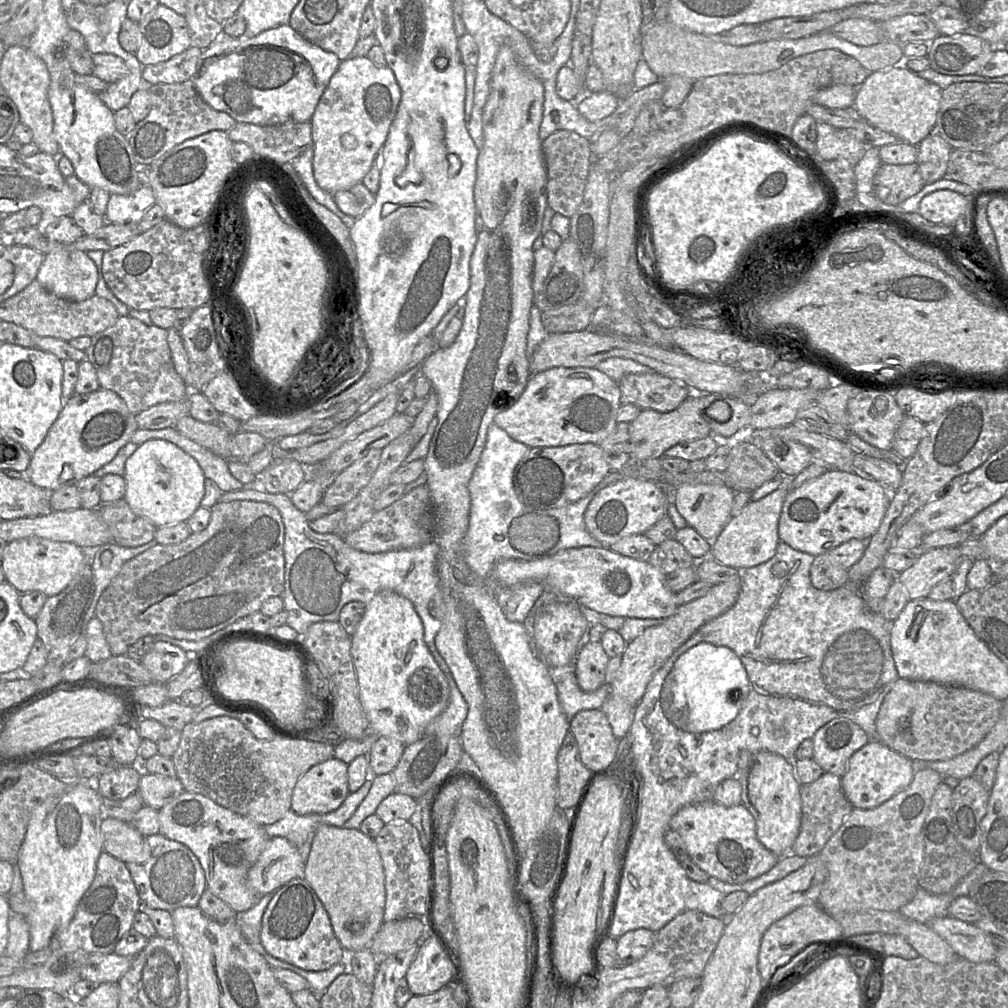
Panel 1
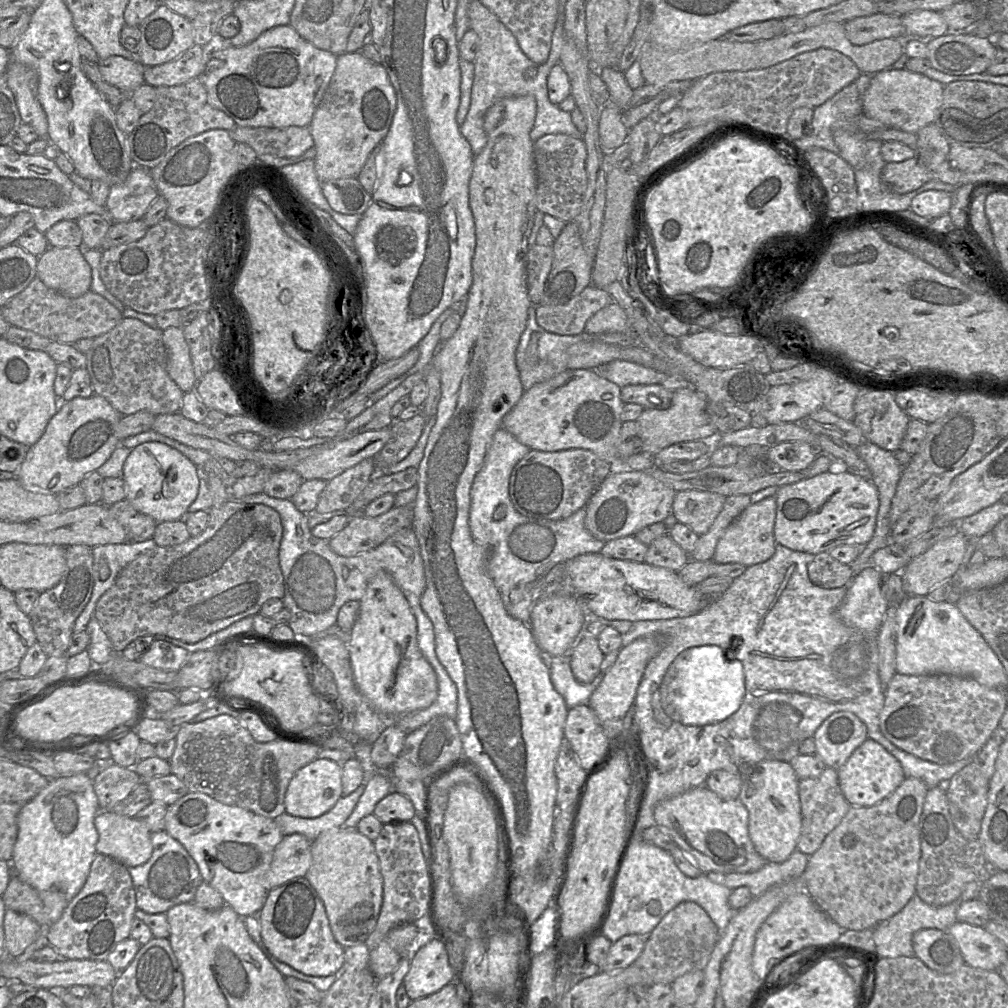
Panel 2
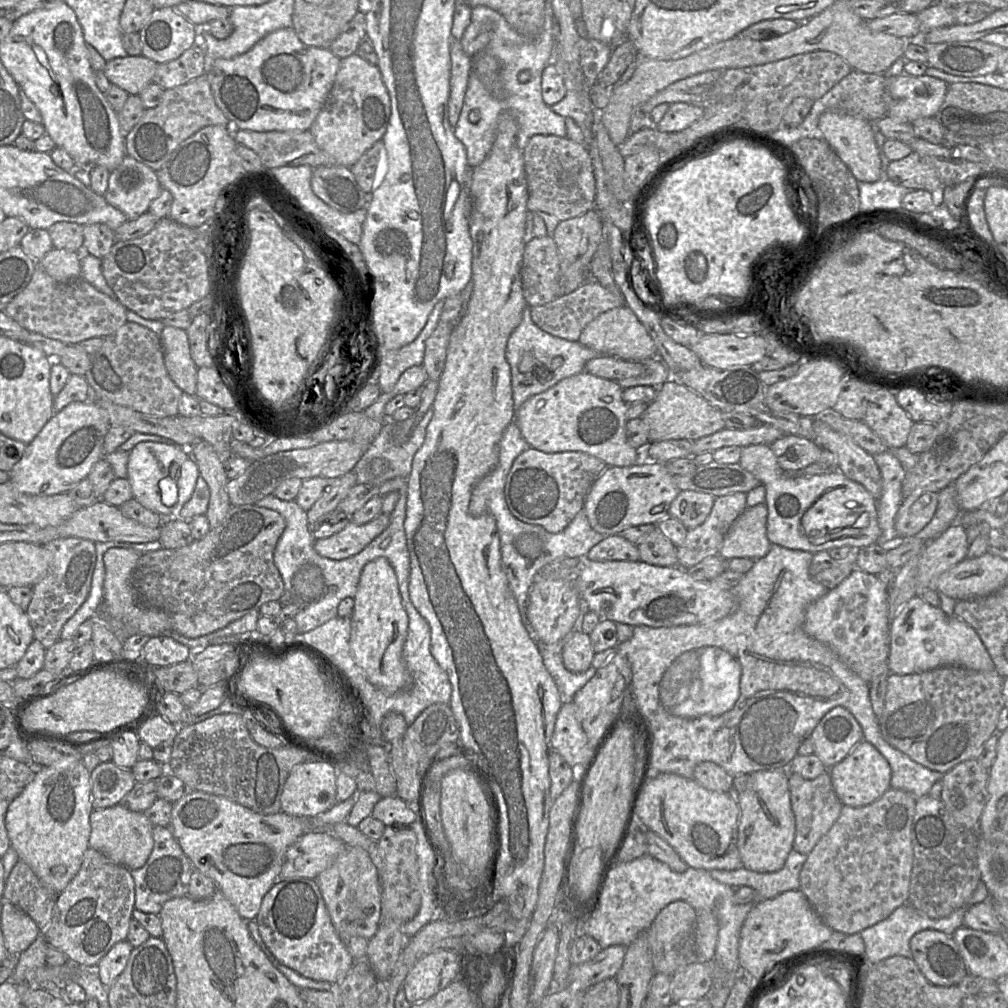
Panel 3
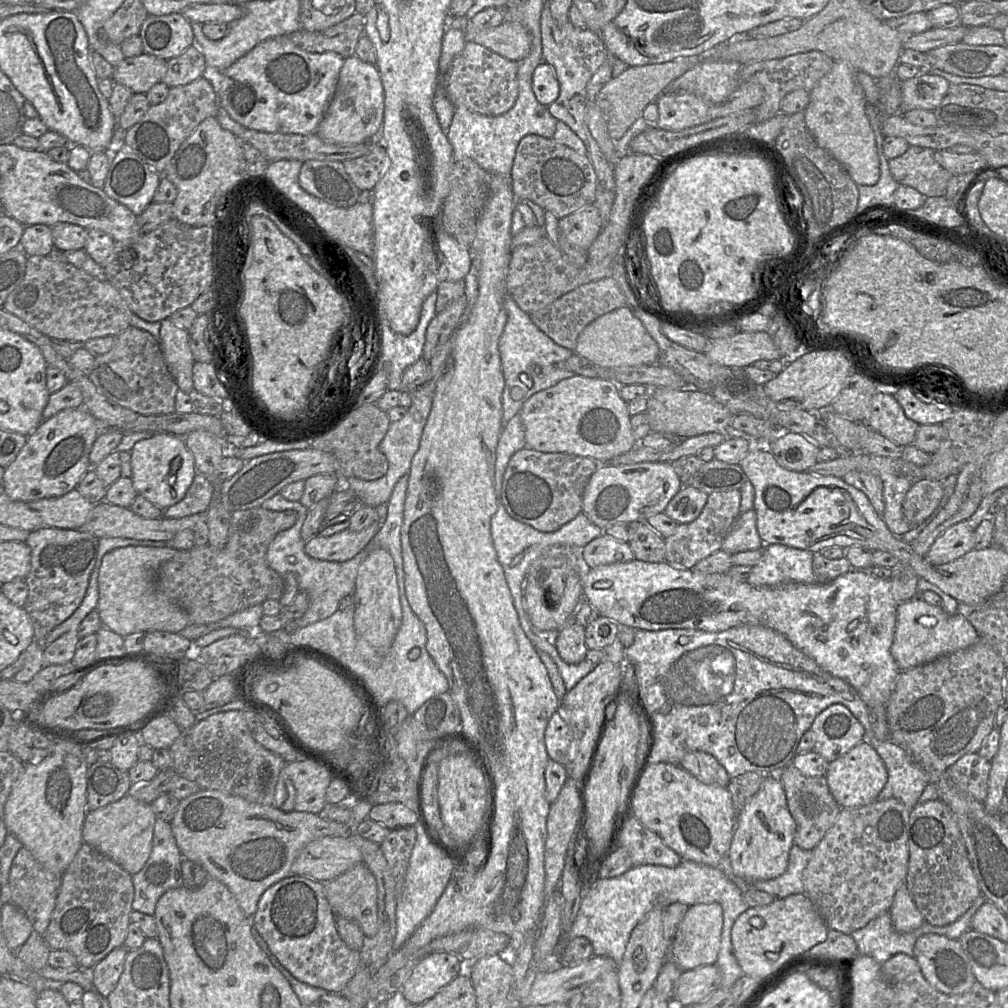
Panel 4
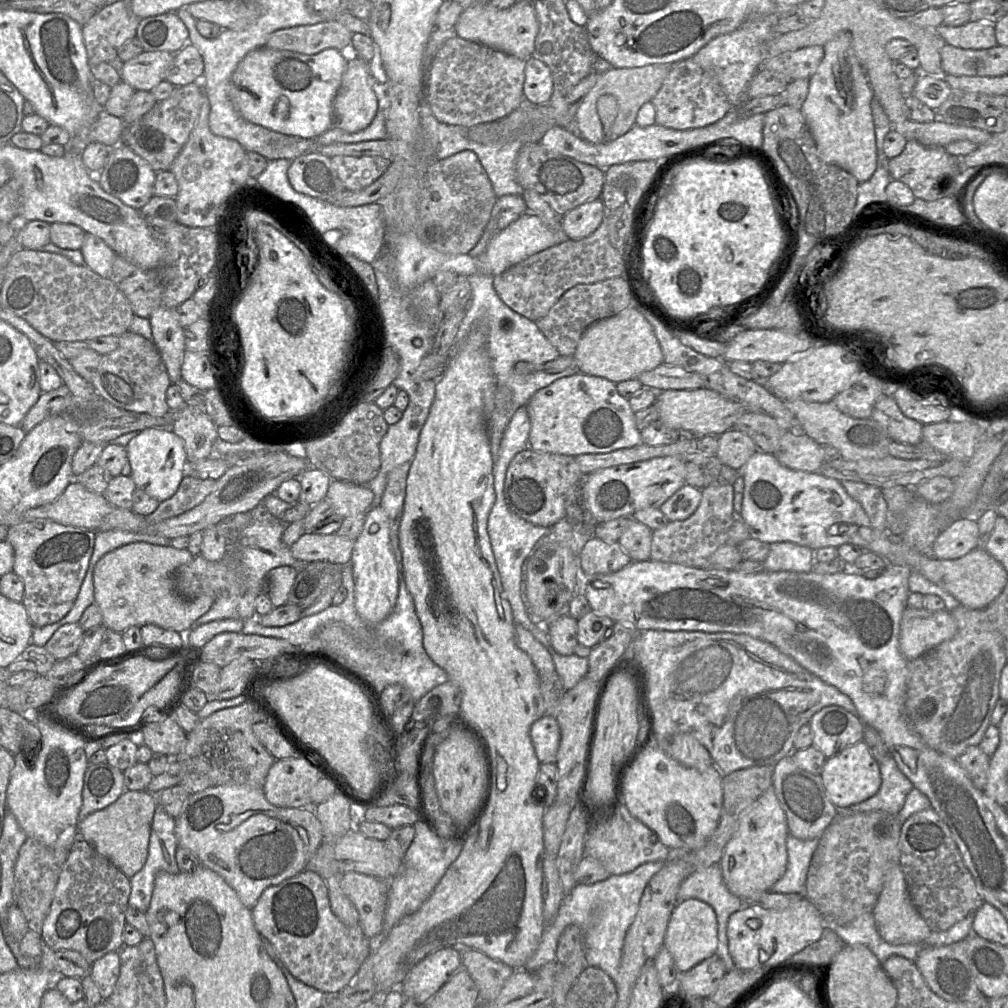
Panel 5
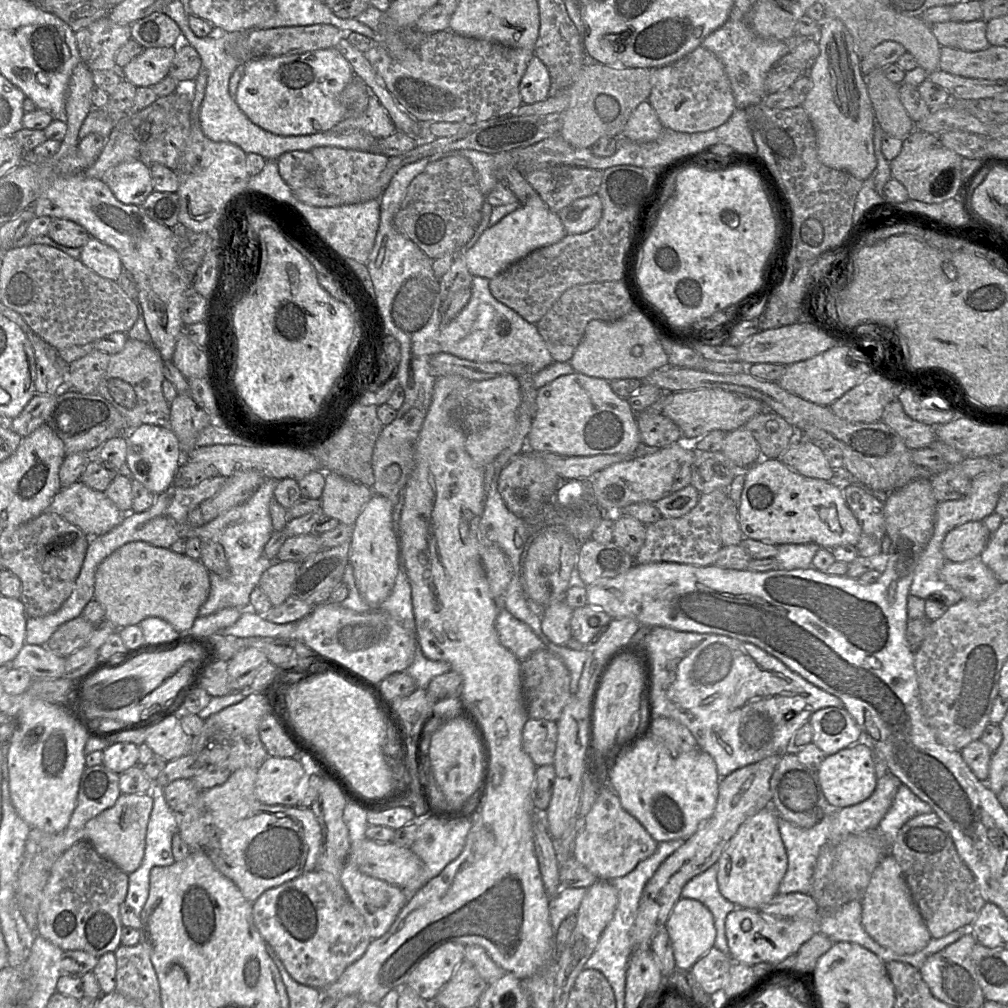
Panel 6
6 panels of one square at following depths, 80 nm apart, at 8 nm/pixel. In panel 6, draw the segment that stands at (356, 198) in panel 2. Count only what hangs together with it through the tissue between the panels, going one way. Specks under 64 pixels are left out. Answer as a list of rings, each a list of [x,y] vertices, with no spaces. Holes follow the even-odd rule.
[[[288,151],[277,159],[279,174],[292,190],[322,188],[322,170],[310,151]]]

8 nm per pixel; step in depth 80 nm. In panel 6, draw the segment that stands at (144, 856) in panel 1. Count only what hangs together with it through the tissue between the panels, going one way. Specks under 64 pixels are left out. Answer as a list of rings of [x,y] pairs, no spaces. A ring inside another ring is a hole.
[[[120,794],[115,804],[84,826],[84,840],[88,841],[103,858],[110,860],[124,873],[130,874],[141,865],[146,832],[153,808],[153,798],[148,794]]]

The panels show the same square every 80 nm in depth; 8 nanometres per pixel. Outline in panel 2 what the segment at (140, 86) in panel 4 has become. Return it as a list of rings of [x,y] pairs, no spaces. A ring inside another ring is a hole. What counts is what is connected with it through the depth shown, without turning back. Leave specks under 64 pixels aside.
[[[110,56],[100,59],[97,64],[103,80],[127,95],[144,83],[145,66],[137,58],[126,59],[122,56]]]

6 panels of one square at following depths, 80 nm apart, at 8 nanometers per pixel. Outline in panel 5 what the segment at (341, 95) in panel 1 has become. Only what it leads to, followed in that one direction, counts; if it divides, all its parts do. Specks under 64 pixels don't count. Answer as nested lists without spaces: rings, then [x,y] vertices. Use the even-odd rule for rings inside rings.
[[[348,56],[333,103],[334,125],[348,133],[359,132],[370,125],[378,110],[369,63],[356,56]]]

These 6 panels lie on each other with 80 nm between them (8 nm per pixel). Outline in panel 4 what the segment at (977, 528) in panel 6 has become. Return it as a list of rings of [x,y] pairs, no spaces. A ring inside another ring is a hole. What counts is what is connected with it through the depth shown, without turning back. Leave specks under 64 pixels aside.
[[[961,521],[945,530],[924,556],[932,565],[952,562],[973,549],[974,530],[967,521]]]

